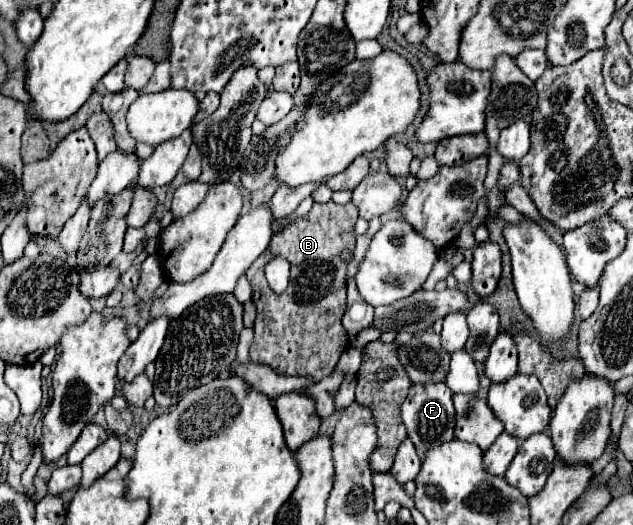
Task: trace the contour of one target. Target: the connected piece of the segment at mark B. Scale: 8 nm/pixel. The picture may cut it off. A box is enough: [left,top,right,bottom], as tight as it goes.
[247,201,357,383]

